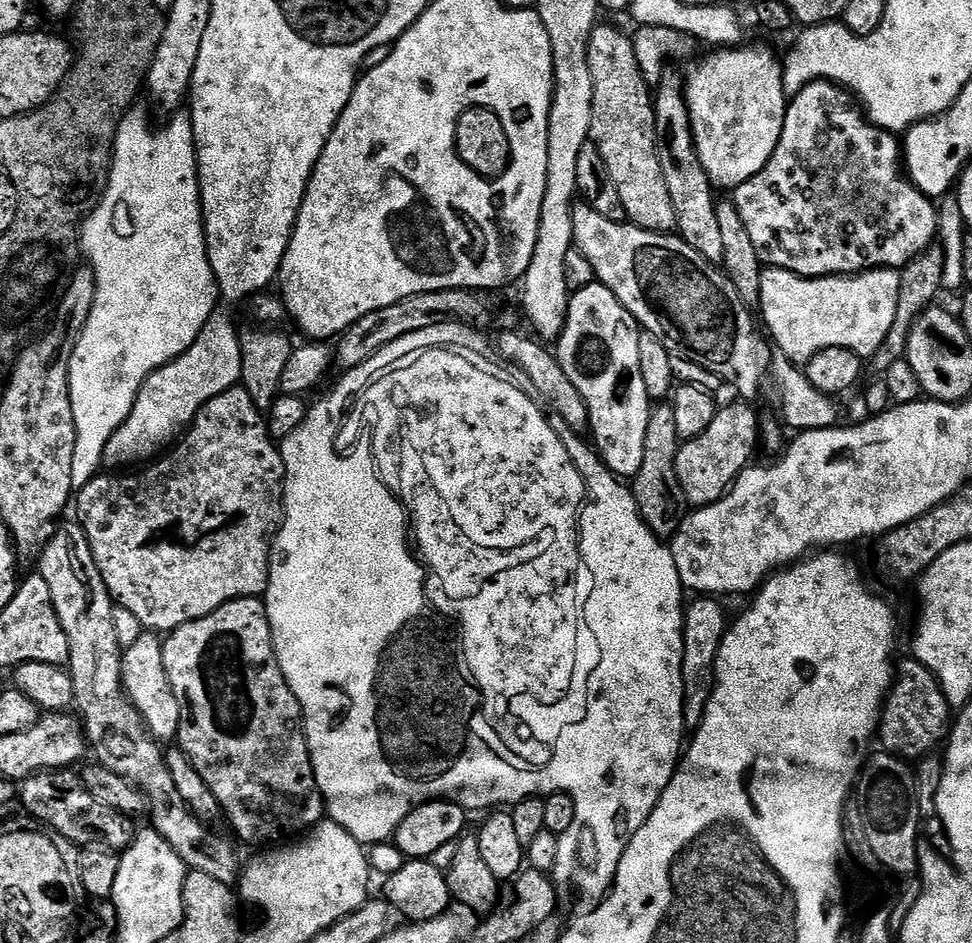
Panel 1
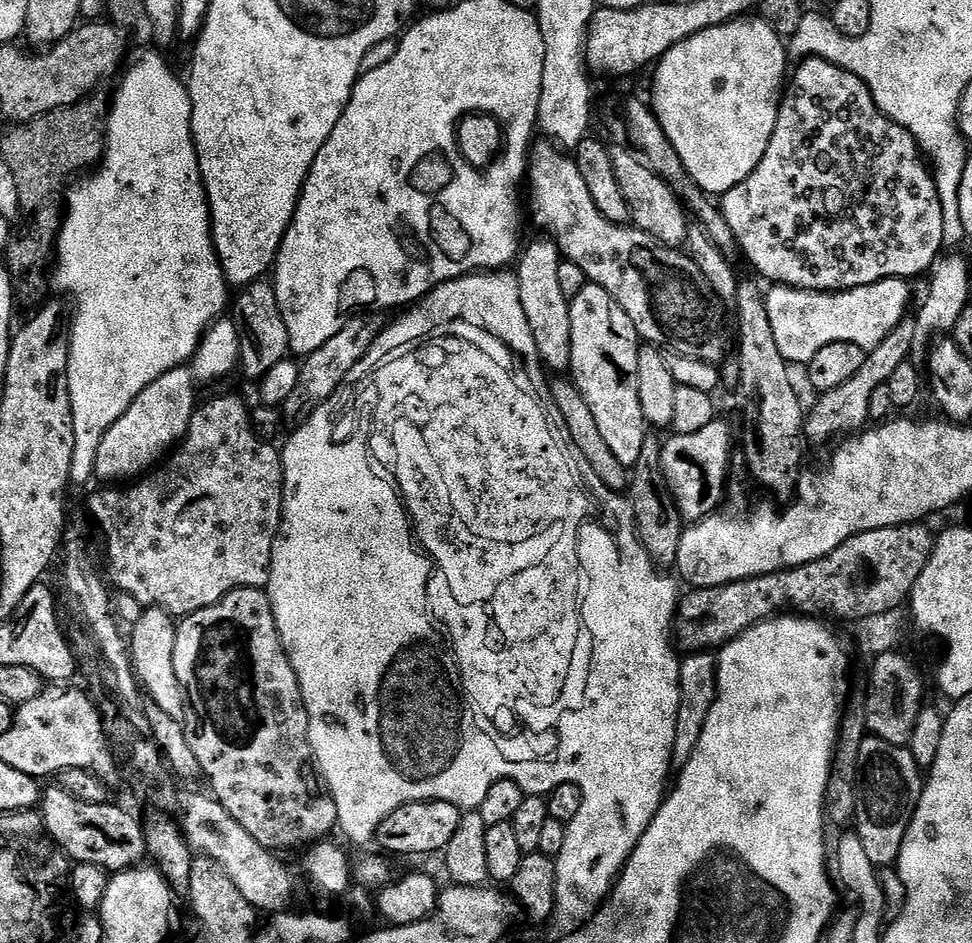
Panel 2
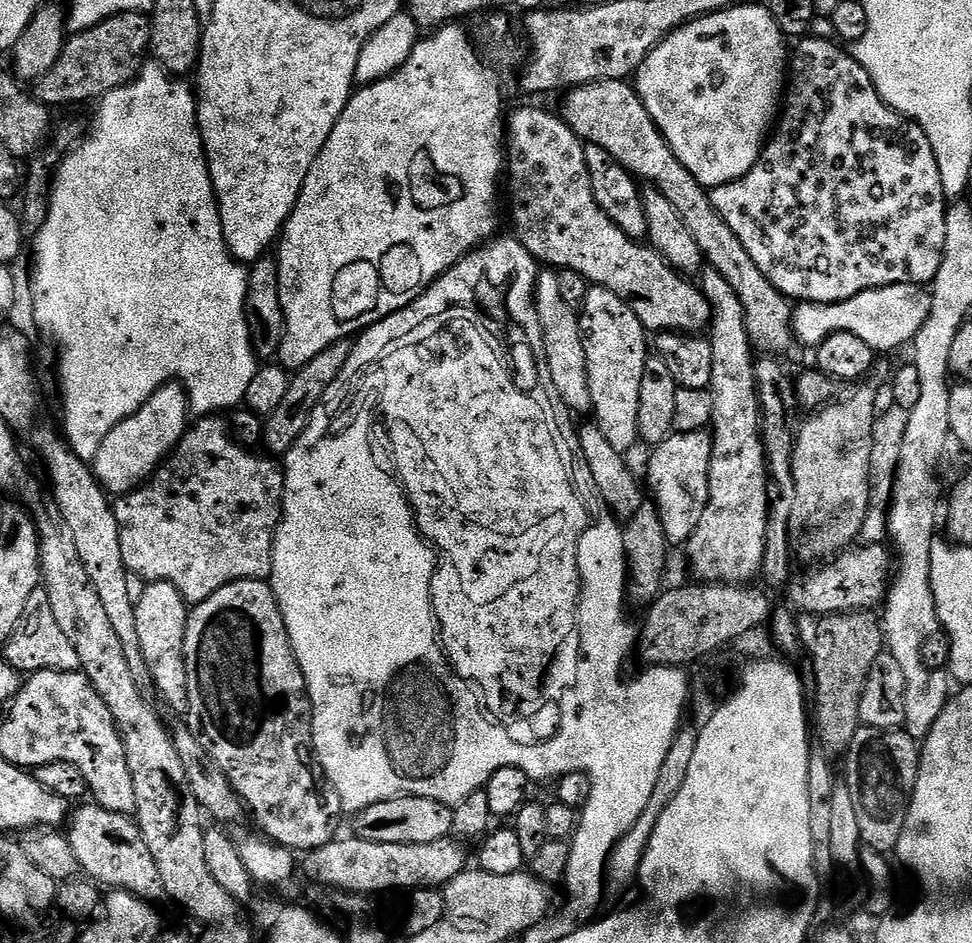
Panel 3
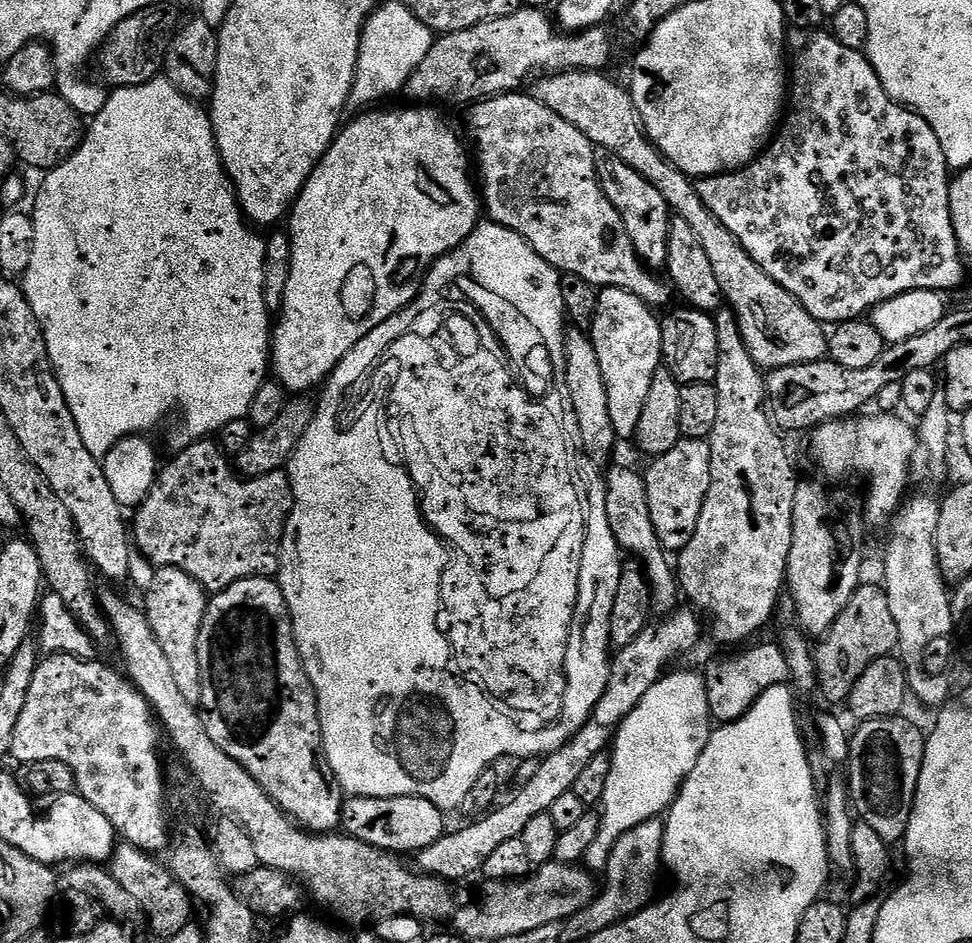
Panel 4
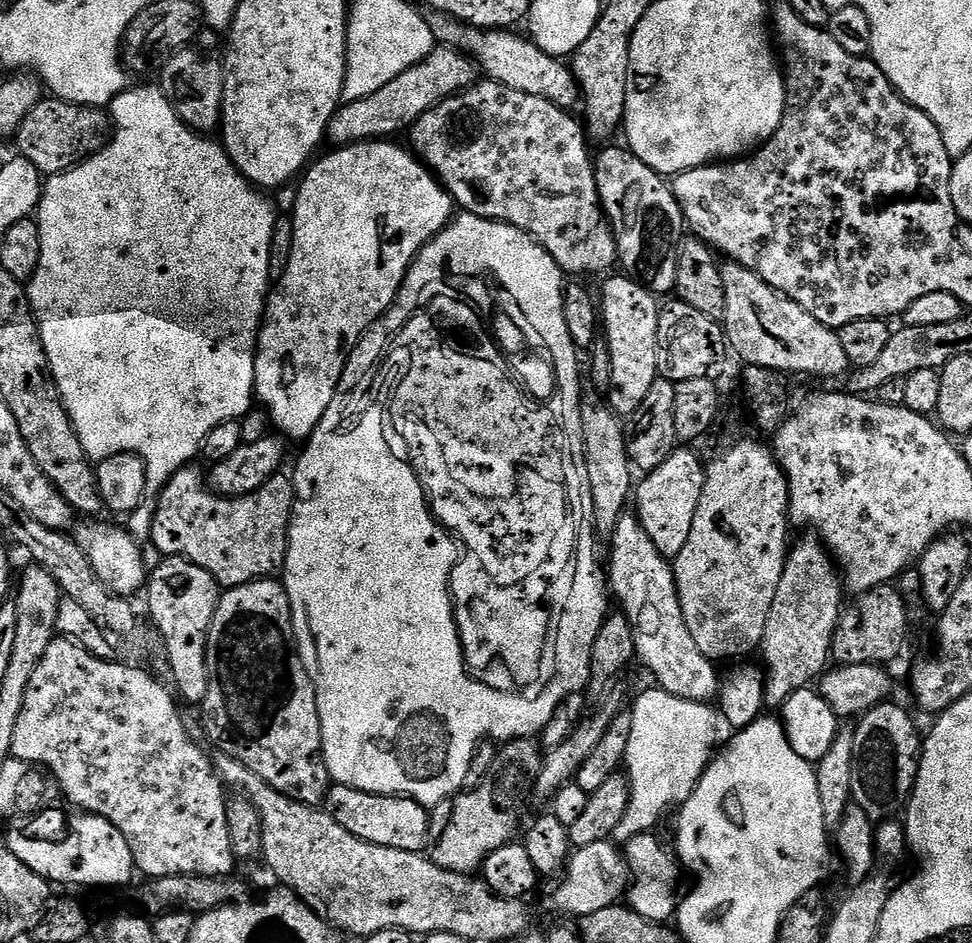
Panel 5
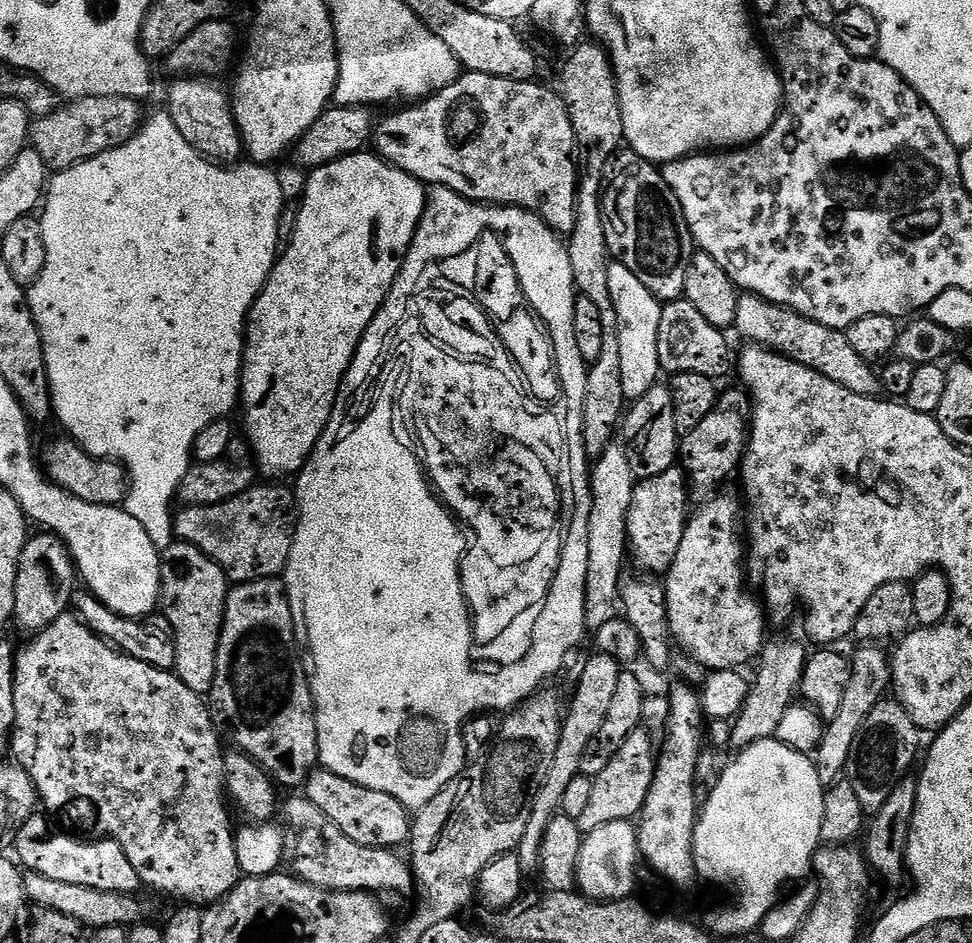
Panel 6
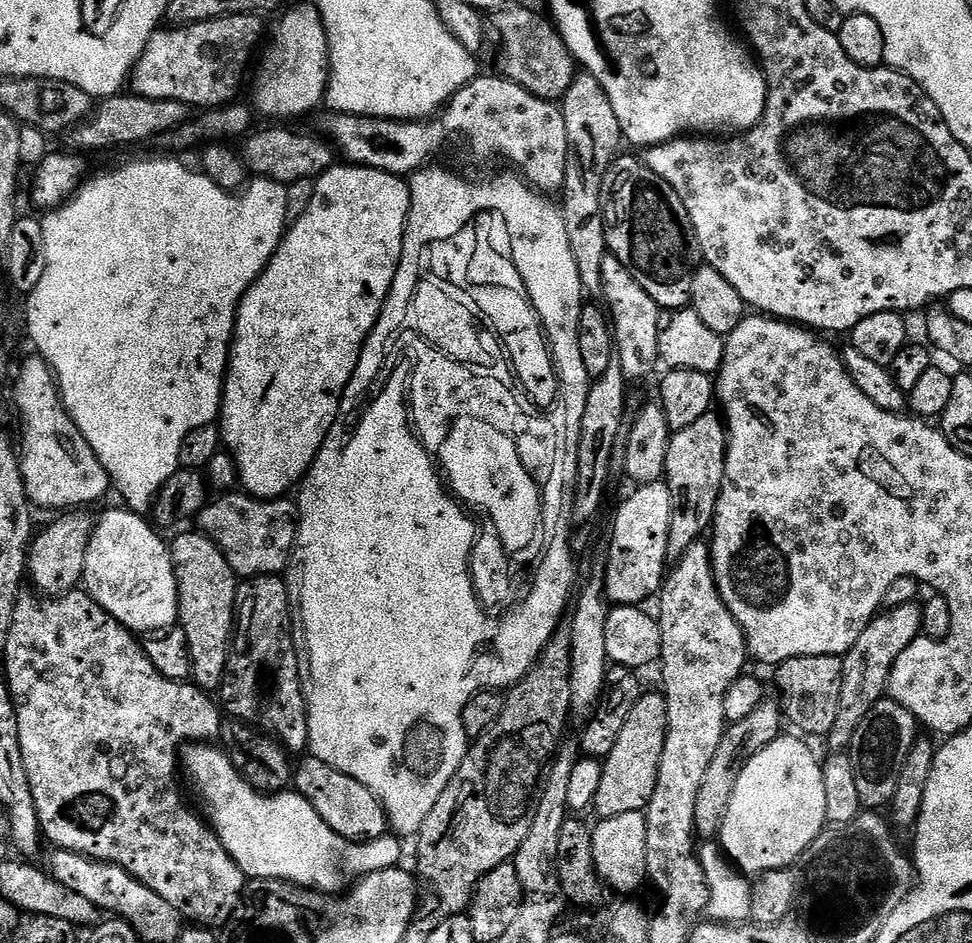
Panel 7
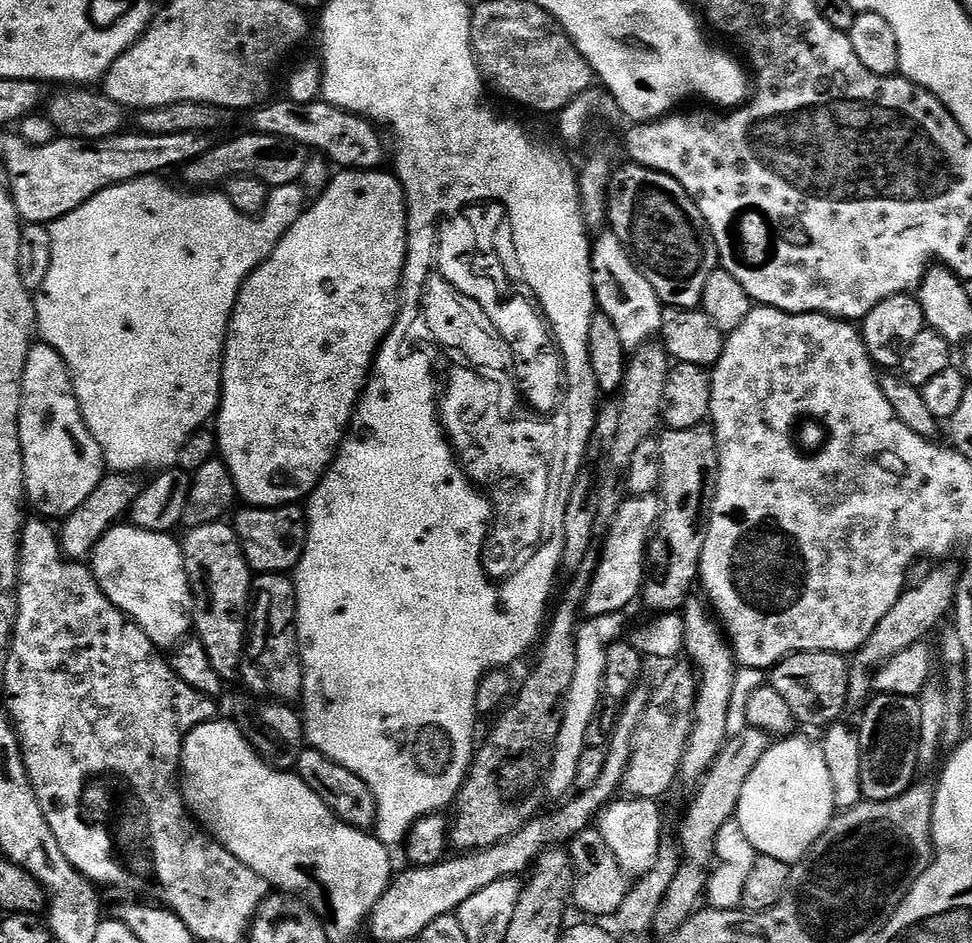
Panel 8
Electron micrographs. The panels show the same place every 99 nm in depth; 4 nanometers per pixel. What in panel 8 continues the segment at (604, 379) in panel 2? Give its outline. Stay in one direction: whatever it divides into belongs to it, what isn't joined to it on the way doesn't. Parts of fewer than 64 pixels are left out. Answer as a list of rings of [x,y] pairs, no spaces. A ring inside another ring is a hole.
[[[610,230],[601,231],[597,236],[600,237],[597,240],[595,237],[590,244],[592,289],[596,295],[596,307],[606,314],[606,318],[610,318],[625,350],[638,349],[659,333],[664,321],[665,305],[660,303],[658,294],[654,294],[654,286],[642,278],[619,238]]]

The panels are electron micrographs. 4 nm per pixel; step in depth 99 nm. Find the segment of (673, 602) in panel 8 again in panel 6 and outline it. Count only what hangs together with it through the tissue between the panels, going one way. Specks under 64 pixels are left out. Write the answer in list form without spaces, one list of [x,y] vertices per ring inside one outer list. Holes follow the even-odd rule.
[[[735,386],[729,392],[719,393],[714,410],[694,426],[679,441],[678,460],[688,477],[690,496],[693,501],[707,502],[721,491],[720,488],[732,476],[732,471],[741,467],[748,451],[752,401],[743,387]]]

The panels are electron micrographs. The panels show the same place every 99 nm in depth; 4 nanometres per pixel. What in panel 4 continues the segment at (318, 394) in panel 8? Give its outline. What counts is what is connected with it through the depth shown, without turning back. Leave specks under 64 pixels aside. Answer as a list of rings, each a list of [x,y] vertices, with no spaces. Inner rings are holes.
[[[408,106],[412,108],[384,108],[381,112],[372,112],[376,110],[368,110],[363,114],[357,115],[360,116],[357,120],[352,120],[348,125],[345,123],[343,127],[339,129],[336,133],[336,137],[332,140],[332,145],[328,147],[327,150],[324,151],[324,156],[316,163],[316,169],[312,171],[308,180],[304,184],[304,188],[300,191],[299,196],[296,197],[294,203],[290,208],[290,219],[287,221],[288,227],[286,227],[286,233],[291,240],[292,246],[292,256],[288,259],[288,277],[286,278],[286,286],[284,287],[284,299],[281,300],[280,306],[278,309],[278,315],[280,315],[280,321],[275,321],[274,327],[270,332],[270,372],[274,377],[274,380],[277,384],[283,388],[285,393],[288,394],[308,394],[311,393],[311,388],[319,389],[321,385],[327,381],[328,377],[332,375],[332,371],[338,366],[338,362],[342,359],[346,354],[350,354],[350,350],[354,347],[363,336],[366,334],[370,334],[370,330],[374,330],[374,326],[378,326],[382,322],[386,322],[386,318],[390,318],[395,312],[400,311],[401,308],[412,303],[413,300],[417,299],[418,296],[418,288],[414,283],[412,285],[412,279],[415,278],[416,275],[419,277],[421,275],[422,270],[427,269],[429,265],[431,265],[432,261],[437,260],[440,256],[445,256],[446,253],[452,252],[453,249],[457,247],[469,235],[469,233],[473,232],[476,229],[476,225],[478,223],[478,217],[476,217],[476,208],[478,212],[478,198],[474,189],[474,184],[468,181],[468,172],[470,176],[470,156],[466,151],[465,145],[462,143],[460,145],[460,140],[455,136],[454,133],[448,129],[448,124],[443,120],[442,117],[439,116],[438,113],[435,112],[435,107],[432,106]]]

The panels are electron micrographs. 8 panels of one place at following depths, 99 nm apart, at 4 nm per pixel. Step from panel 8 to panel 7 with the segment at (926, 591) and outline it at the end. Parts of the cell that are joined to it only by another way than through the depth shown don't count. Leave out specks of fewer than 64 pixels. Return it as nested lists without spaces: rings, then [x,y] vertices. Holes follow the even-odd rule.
[[[919,603],[889,607],[873,617],[854,646],[850,646],[848,652],[842,656],[842,702],[838,706],[838,718],[826,737],[826,743],[832,750],[847,749],[858,726],[862,726],[862,718],[870,714],[870,710],[879,700],[885,699],[890,670],[894,662],[898,662],[898,654],[902,654],[902,650],[906,650],[910,642],[922,635],[923,617],[924,610]]]

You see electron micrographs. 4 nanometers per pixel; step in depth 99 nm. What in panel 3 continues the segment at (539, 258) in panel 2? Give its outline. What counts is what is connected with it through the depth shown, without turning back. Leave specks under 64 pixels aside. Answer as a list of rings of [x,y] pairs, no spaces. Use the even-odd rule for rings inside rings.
[[[544,270],[537,275],[535,293],[536,313],[544,335],[542,364],[548,367],[548,380],[570,411],[591,413],[590,374],[586,366],[586,346],[580,329],[579,311],[565,301],[556,270]]]

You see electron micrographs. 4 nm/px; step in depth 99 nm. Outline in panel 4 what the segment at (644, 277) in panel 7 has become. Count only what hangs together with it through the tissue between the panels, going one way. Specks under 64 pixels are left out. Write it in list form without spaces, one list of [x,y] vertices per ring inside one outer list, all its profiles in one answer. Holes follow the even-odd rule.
[[[603,150],[596,152],[596,177],[605,198],[612,203],[612,209],[619,214],[622,231],[632,243],[632,249],[637,256],[649,269],[663,269],[668,253],[670,209],[662,194],[658,194],[658,190],[654,190],[654,186],[650,186],[650,182],[646,182],[644,176],[626,166],[626,162],[613,156],[611,152]]]

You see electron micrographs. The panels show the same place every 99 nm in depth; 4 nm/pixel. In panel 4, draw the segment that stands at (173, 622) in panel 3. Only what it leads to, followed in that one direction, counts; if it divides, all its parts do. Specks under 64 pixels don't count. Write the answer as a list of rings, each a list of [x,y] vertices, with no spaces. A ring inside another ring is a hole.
[[[156,568],[153,581],[150,583],[143,611],[148,617],[149,626],[152,627],[154,638],[162,646],[166,654],[166,662],[170,662],[170,671],[174,674],[174,683],[178,686],[182,698],[186,702],[199,705],[202,694],[202,682],[198,670],[198,630],[202,624],[202,618],[208,609],[209,593],[205,592],[200,583],[188,574],[177,568]]]

